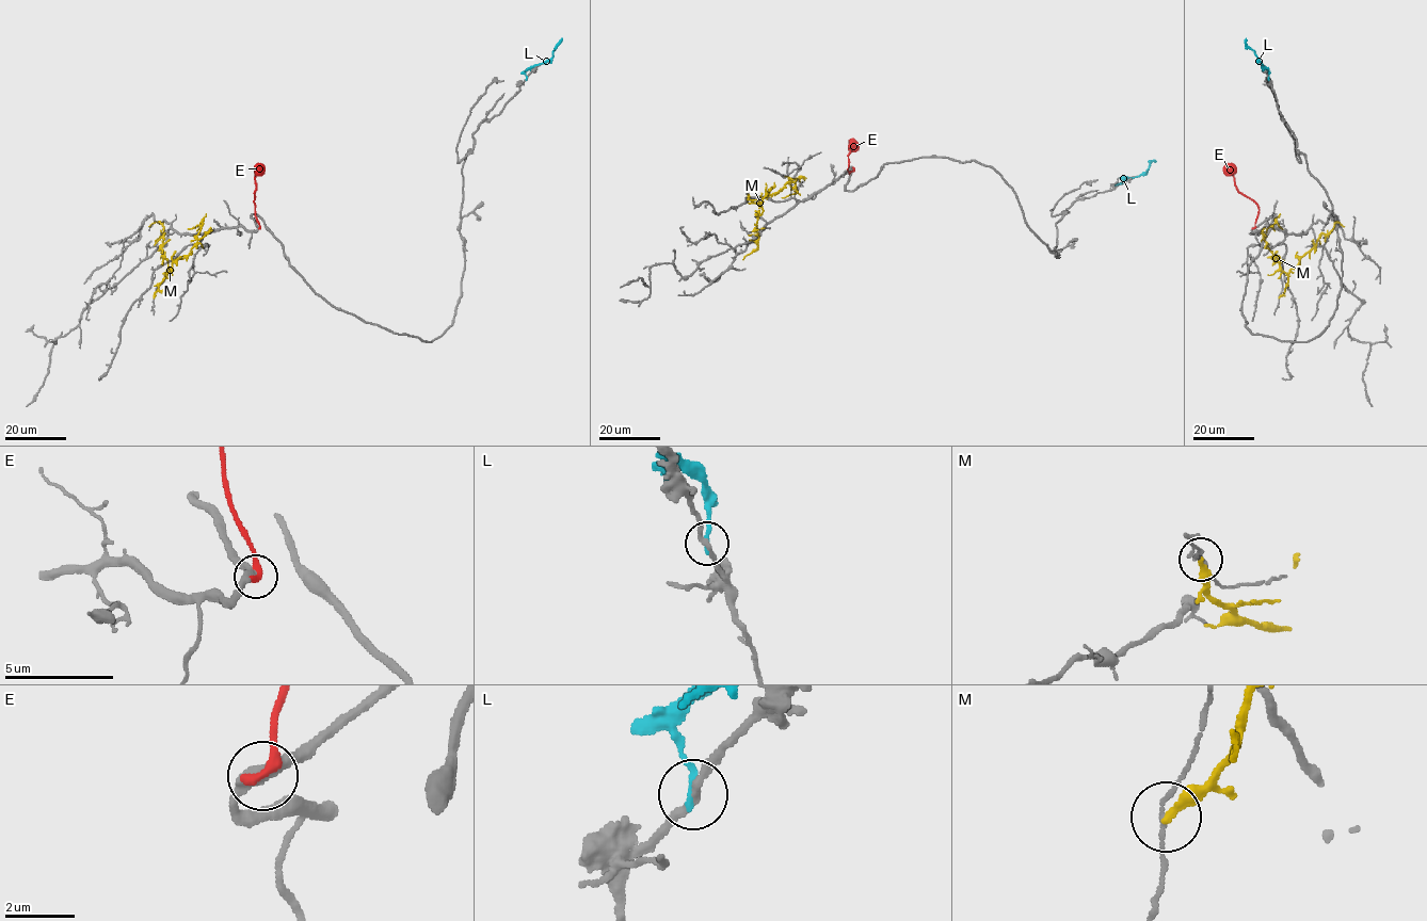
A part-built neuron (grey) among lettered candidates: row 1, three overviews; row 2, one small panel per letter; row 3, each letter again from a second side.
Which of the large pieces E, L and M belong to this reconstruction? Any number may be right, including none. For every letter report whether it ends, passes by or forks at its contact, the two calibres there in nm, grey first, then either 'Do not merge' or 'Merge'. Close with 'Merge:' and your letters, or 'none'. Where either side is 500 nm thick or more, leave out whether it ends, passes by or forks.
E: It ends there. Thickness 380 nm (grey) against 360 nm. Merge
L: It ends there. Thickness 200 nm (grey) against 200 nm. Do not merge
M: It ends there. Thickness 110 nm (grey) against 280 nm. Do not merge
Merge: E

